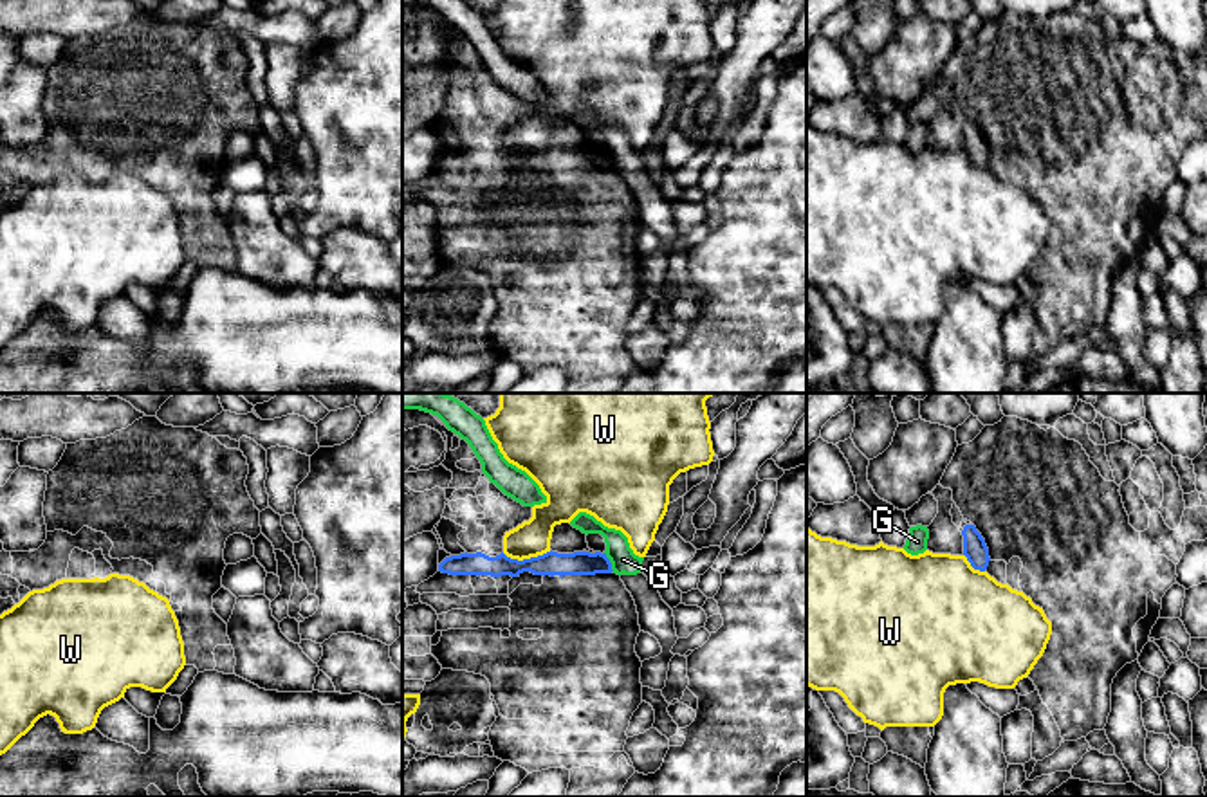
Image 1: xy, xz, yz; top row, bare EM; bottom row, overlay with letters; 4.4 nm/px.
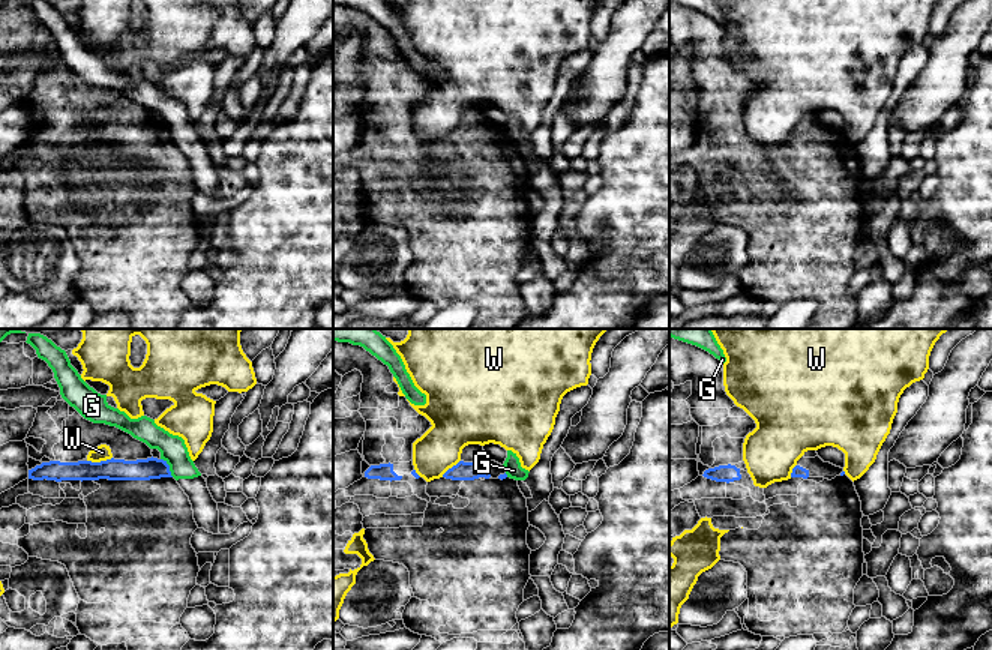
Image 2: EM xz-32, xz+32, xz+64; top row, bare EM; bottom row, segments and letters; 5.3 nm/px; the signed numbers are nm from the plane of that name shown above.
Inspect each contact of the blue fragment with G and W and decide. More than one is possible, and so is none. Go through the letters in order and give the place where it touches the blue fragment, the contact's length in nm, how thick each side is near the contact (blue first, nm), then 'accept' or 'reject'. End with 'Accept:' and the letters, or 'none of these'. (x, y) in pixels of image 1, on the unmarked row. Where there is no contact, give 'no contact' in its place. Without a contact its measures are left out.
G: contact xz (608, 157); length 100 nm; calibres 110 and 120 nm; reject
W: contact xz (525, 155); length 220 nm; calibres 110 and 160 nm; reject
Accept: none of these

